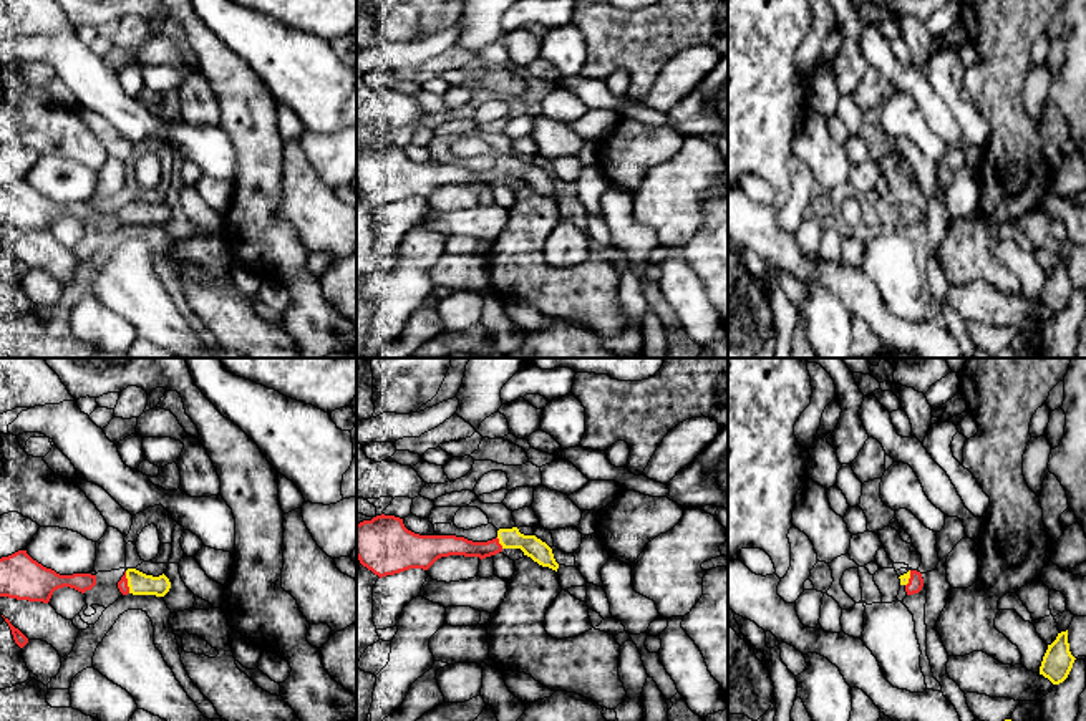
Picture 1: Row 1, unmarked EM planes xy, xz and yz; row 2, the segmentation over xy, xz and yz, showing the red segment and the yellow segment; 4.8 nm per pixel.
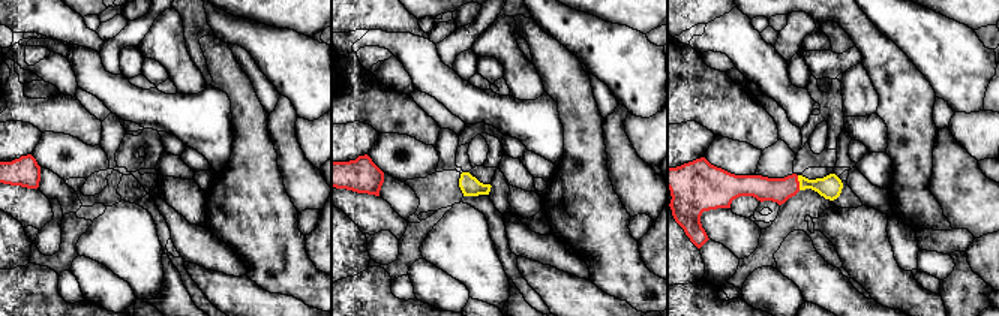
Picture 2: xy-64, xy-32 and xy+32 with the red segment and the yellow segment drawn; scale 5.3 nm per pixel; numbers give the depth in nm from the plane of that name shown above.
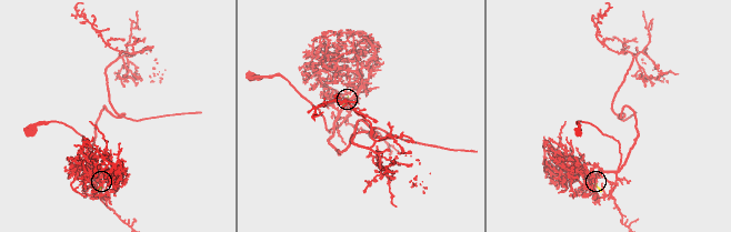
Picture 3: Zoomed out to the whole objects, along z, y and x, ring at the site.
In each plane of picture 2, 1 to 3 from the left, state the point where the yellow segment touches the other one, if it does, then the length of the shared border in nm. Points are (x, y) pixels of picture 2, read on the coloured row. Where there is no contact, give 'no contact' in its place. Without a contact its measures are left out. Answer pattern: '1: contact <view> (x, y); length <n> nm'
1: no contact
2: no contact
3: contact xy+32 (798, 183); length 80 nm

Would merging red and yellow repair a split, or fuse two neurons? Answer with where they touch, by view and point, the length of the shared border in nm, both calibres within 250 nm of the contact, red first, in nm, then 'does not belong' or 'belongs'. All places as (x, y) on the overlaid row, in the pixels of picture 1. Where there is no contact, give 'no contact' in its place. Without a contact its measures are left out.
meets red in xy at (126, 582); contact 110 nm long; 50 nm thick on the red side, 110 nm on the other; belongs

